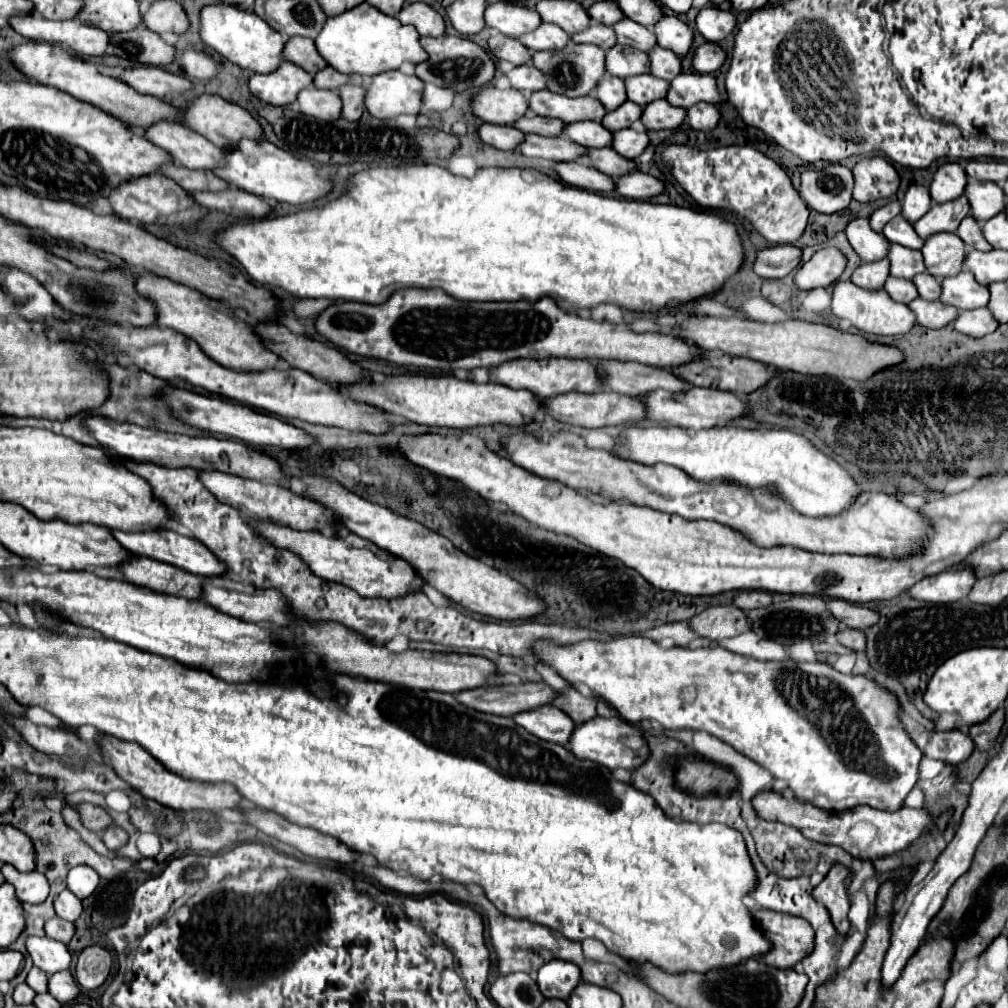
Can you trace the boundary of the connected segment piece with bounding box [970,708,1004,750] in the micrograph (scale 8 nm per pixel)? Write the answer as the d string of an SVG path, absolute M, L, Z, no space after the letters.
M998 708L988 720L970 726L970 738L980 750L988 750L990 740L994 740L1000 734L1002 724L1004 724L1004 708Z

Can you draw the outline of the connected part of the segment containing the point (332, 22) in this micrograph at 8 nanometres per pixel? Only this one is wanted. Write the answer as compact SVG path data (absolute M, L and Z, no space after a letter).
M362 2L356 8L342 12L340 16L332 16L324 22L320 36L316 36L314 44L320 56L328 62L328 66L336 68L342 74L362 74L374 76L386 70L396 70L402 62L418 64L426 60L426 52L418 44L418 32L412 26L400 24L394 16L386 16L374 6Z

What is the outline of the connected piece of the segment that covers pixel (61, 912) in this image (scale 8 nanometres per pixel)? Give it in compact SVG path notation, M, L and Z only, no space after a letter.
M62 890L54 900L54 910L60 918L68 922L76 922L78 916L82 914L82 902L70 890Z

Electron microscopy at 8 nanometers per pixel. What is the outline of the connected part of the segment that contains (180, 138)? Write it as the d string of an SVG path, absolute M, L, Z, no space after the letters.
M158 120L140 132L146 140L166 150L174 164L184 168L214 170L222 164L224 150L176 120Z

